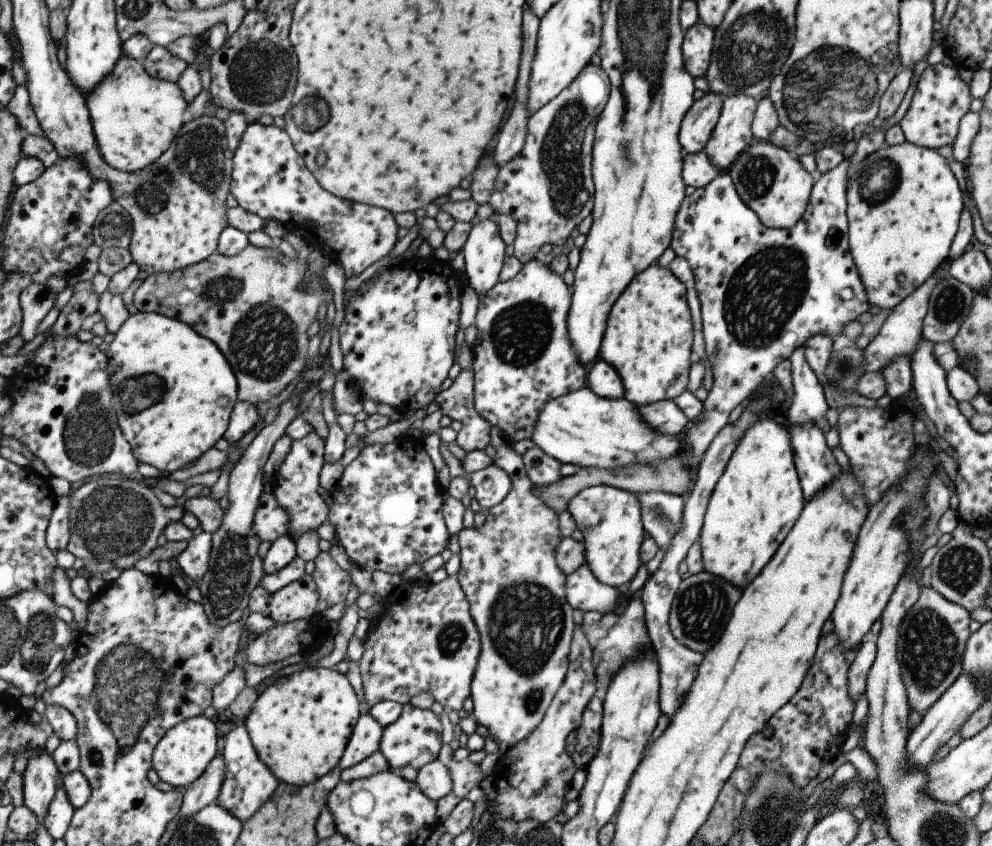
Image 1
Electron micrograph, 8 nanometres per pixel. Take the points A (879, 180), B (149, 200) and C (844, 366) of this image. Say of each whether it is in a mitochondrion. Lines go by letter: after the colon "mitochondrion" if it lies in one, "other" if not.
A: mitochondrion
B: mitochondrion
C: mitochondrion

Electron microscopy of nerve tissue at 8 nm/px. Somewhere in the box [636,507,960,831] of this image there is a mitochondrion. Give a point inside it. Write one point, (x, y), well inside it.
(702, 608)

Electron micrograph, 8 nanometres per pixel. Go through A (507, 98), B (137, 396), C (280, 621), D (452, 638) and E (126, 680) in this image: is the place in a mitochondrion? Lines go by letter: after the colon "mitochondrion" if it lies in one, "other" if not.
A: other
B: mitochondrion
C: other
D: mitochondrion
E: mitochondrion

